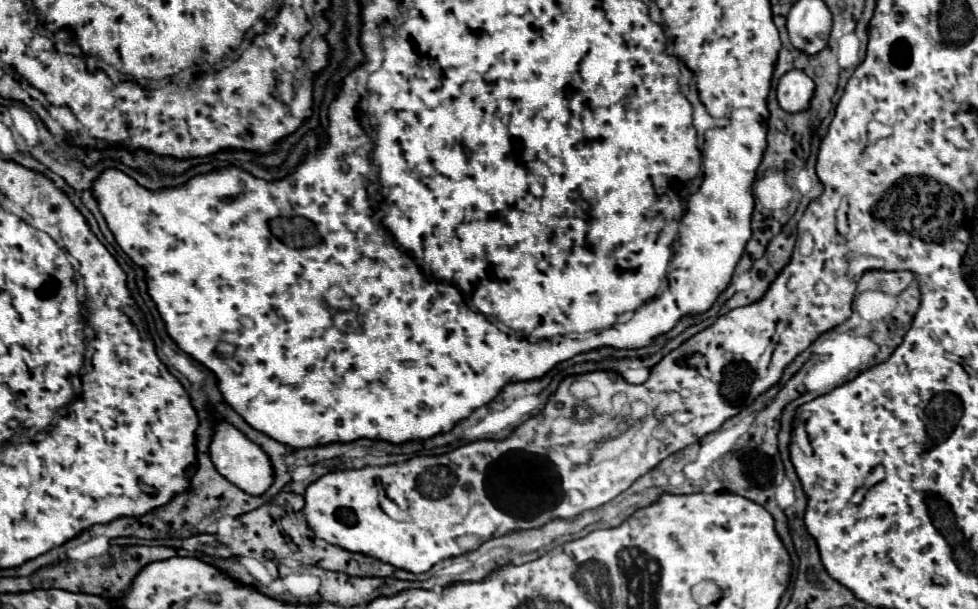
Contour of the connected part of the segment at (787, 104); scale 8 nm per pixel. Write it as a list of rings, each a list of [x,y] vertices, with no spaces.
[[[790,70],[780,78],[776,96],[780,108],[790,114],[808,110],[808,104],[814,96],[814,82],[802,70]]]

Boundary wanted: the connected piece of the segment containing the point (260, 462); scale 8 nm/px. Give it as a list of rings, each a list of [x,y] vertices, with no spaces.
[[[222,422],[216,426],[212,444],[210,444],[210,458],[216,466],[216,470],[230,480],[232,484],[236,484],[240,490],[248,492],[250,496],[260,496],[264,494],[274,480],[274,472],[272,472],[272,462],[268,460],[266,452],[254,444],[252,440],[248,440],[240,430],[236,430],[234,426]]]

